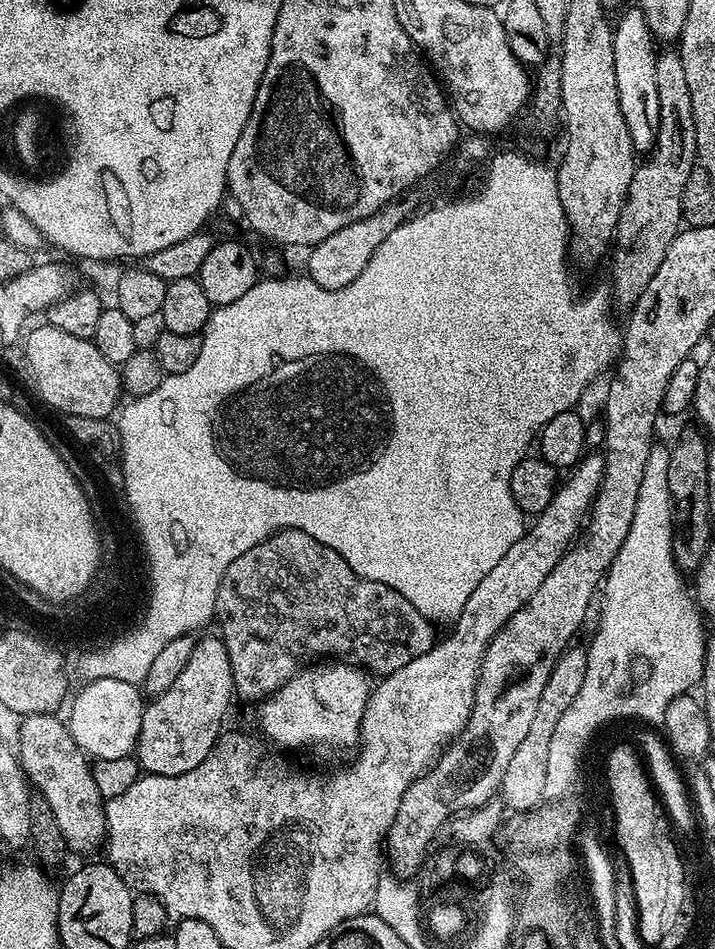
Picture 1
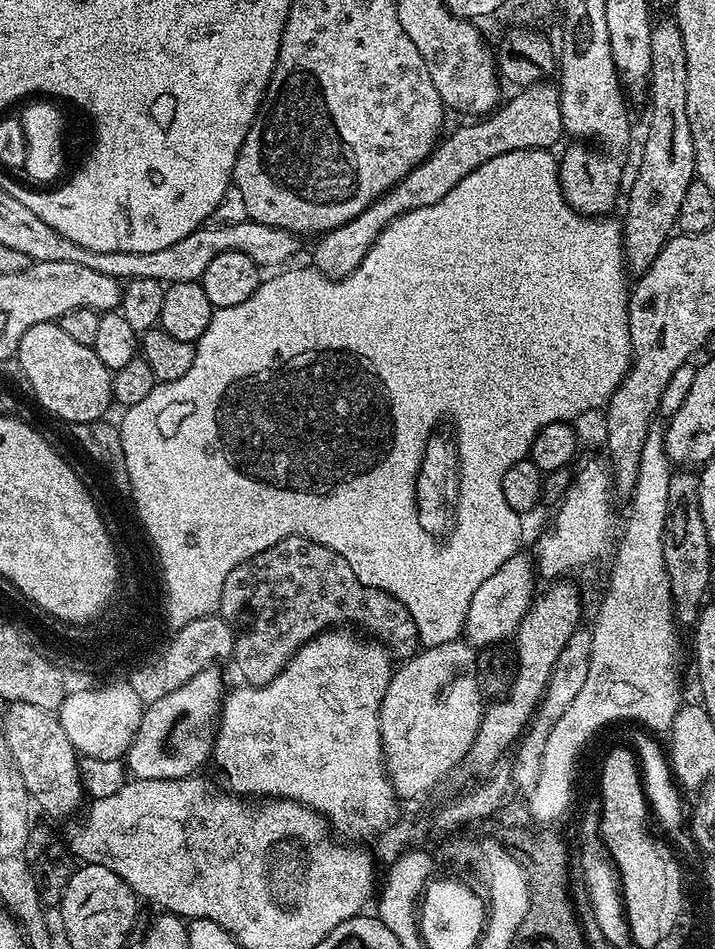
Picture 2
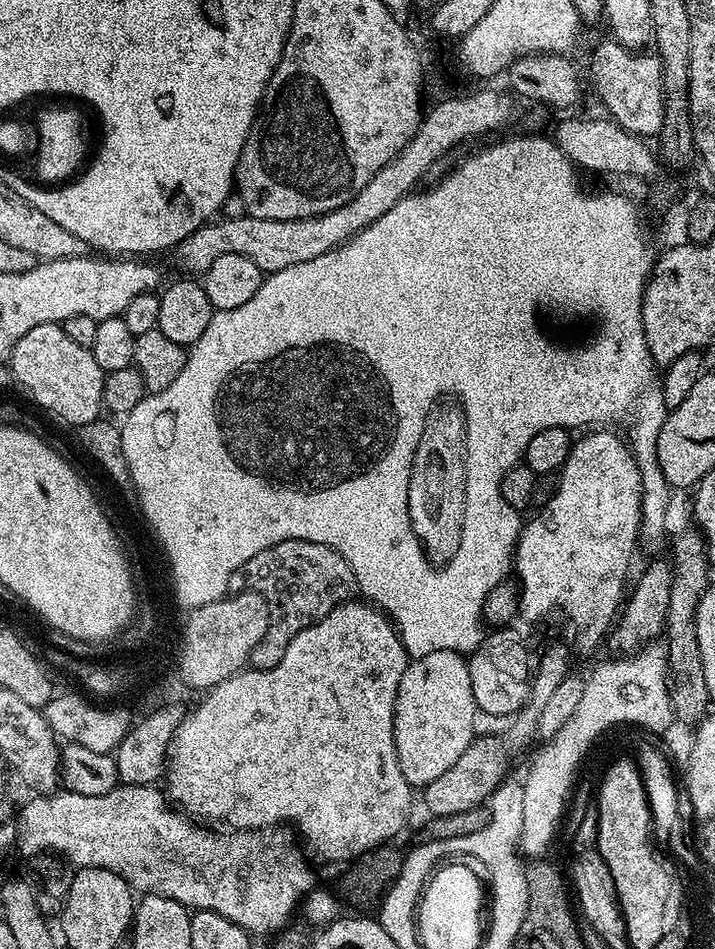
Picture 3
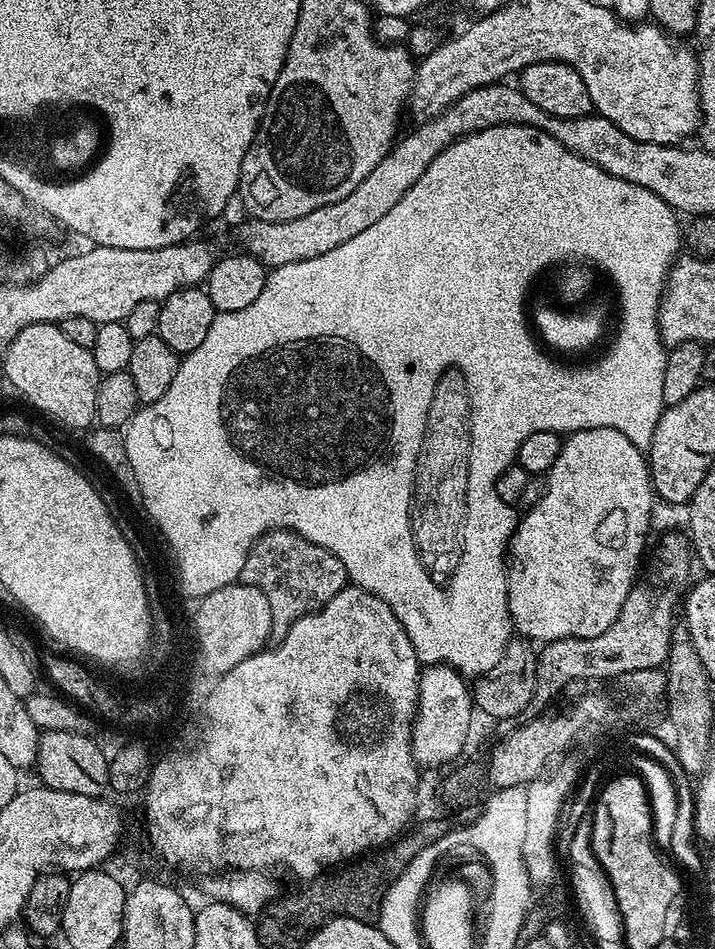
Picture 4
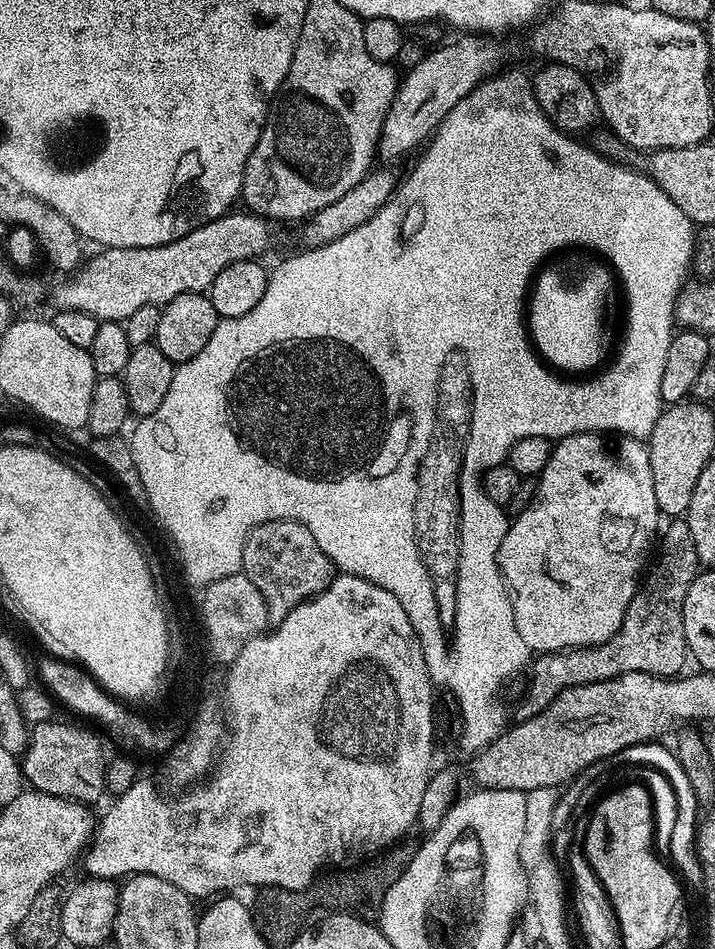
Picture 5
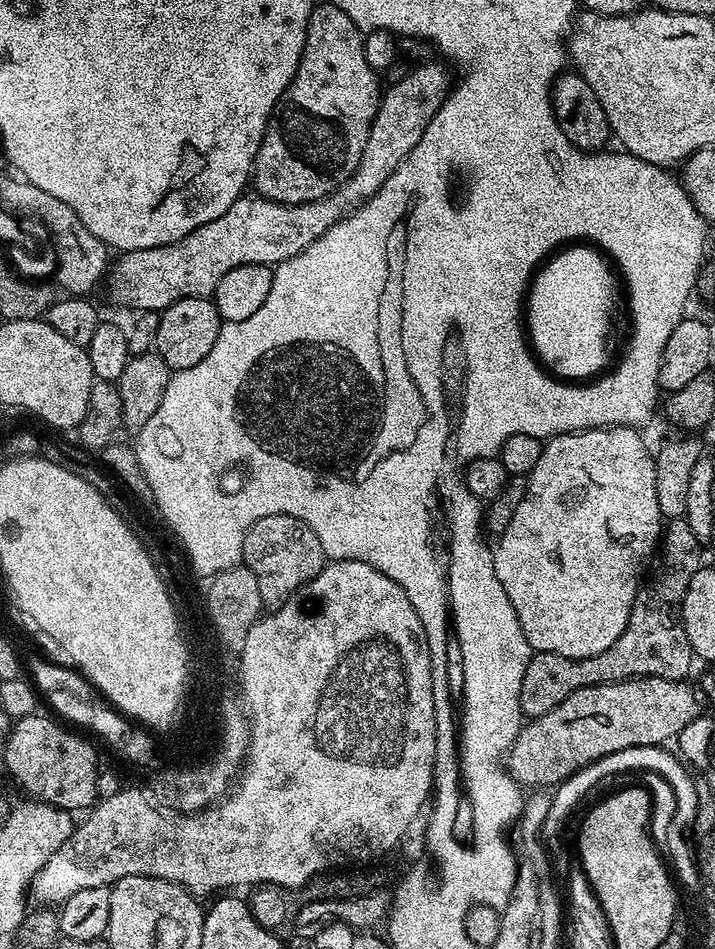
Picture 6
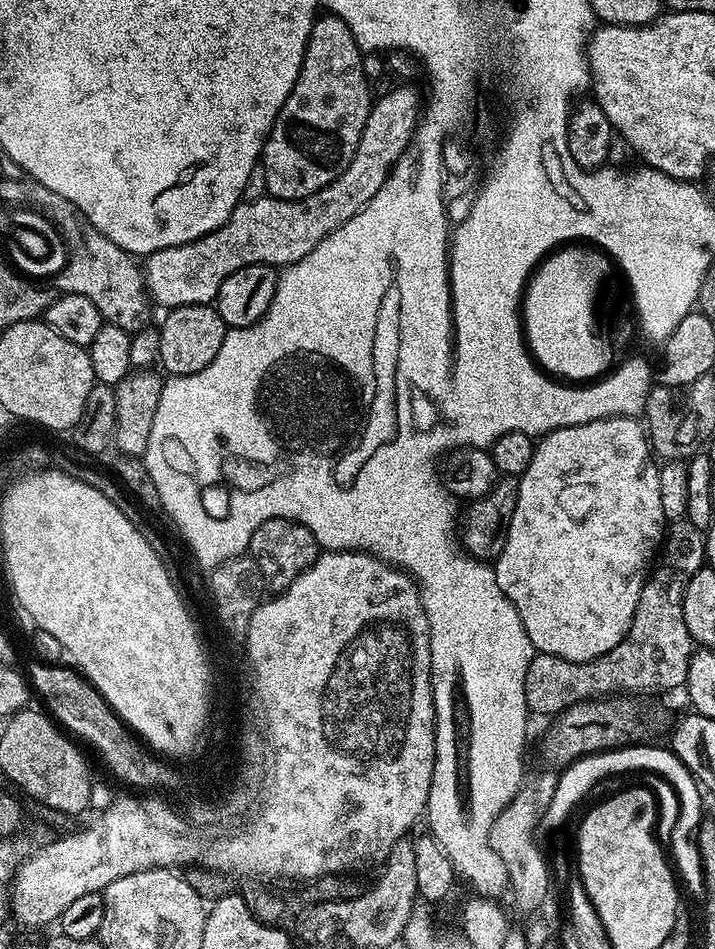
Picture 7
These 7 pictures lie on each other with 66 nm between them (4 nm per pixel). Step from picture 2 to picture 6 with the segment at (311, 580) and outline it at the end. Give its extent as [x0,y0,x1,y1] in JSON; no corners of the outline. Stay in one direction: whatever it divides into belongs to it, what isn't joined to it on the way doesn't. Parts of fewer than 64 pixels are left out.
[242,514,326,609]

